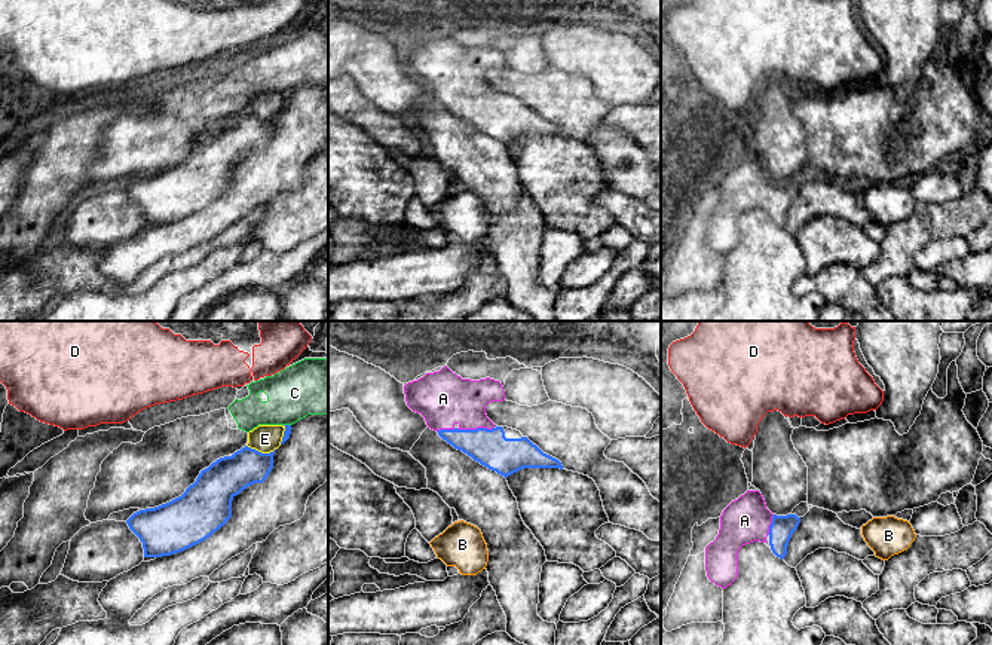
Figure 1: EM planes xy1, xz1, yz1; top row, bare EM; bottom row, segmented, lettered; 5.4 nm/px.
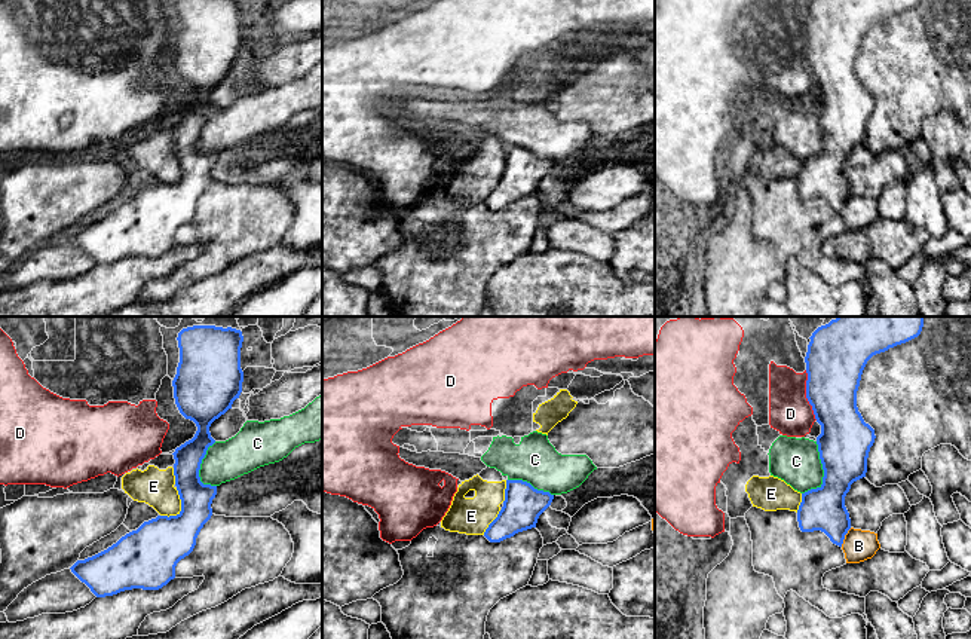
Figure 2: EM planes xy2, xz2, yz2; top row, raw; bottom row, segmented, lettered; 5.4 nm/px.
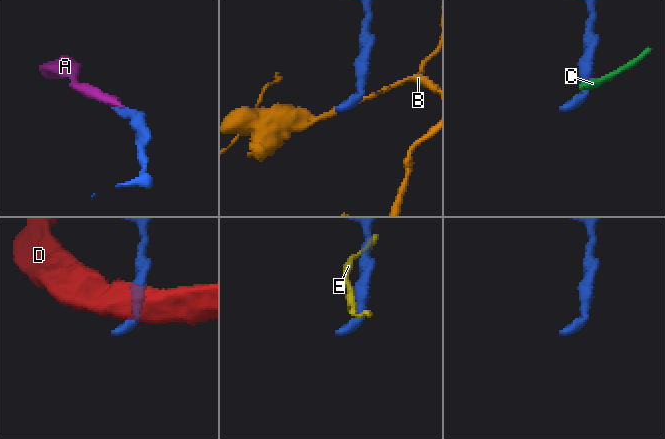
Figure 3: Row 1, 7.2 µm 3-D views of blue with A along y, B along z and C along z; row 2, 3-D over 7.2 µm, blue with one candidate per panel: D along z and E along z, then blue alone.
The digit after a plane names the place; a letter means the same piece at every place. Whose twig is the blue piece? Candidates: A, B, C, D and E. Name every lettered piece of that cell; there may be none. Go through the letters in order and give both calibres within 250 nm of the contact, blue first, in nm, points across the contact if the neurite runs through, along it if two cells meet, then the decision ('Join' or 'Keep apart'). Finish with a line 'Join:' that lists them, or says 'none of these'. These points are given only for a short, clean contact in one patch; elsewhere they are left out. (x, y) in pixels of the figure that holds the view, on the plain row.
A: Thickness 200 nm (blue) against 300 nm. Join
B: Thickness 240 nm (blue) against 170 nm. Keep apart
C: Thickness 280 nm (blue) against 260 nm. Boundary: yz2 (815, 109), (823, 149), (802, 161). Keep apart
D: Thickness 320 nm (blue) against 240 nm. Boundary: yz2 (805, 37), (806, 67), (817, 86). Keep apart
E: Thickness 280 nm (blue) against 200 nm. Keep apart
Join: A

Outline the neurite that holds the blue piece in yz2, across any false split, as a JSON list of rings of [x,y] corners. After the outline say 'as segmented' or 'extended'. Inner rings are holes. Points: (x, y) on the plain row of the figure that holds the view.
[[[812,0],[806,30],[806,65],[812,73],[821,101],[817,104],[824,137],[823,152],[802,160],[797,189],[802,199],[824,199],[830,208],[842,214],[851,196],[845,163],[851,152],[867,140],[867,125],[874,110],[874,97],[864,89],[857,74],[857,58],[867,28],[880,19],[906,10],[921,0]]] | as segmented

